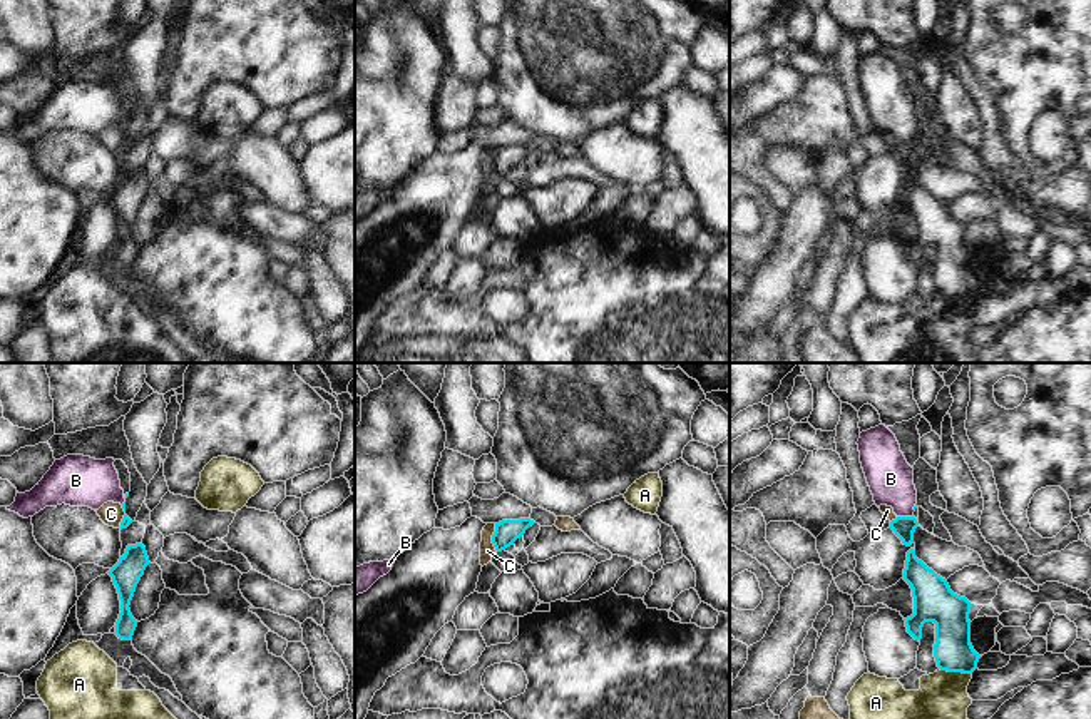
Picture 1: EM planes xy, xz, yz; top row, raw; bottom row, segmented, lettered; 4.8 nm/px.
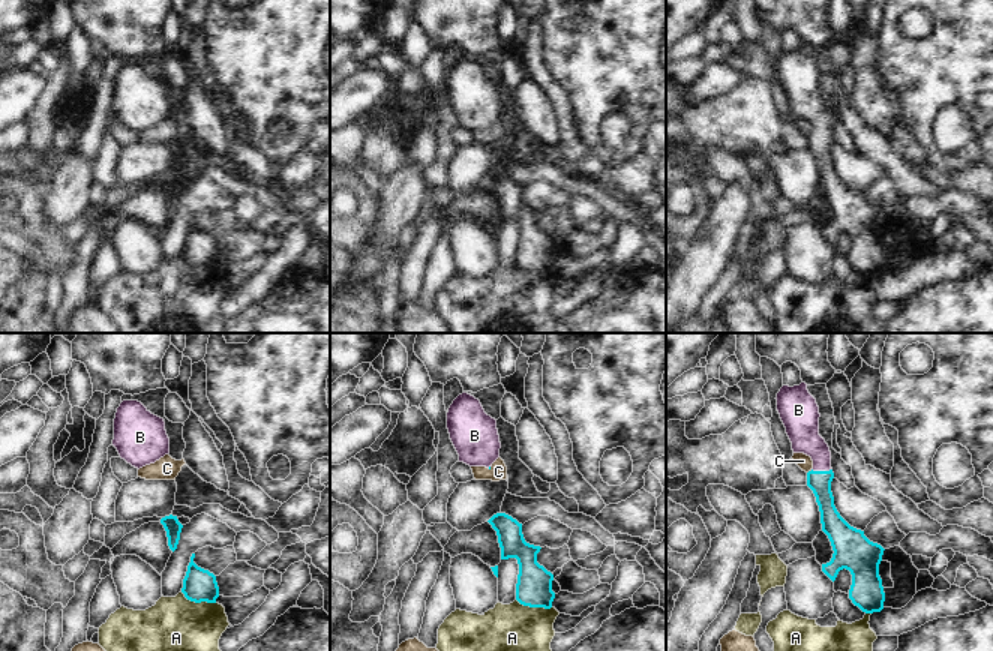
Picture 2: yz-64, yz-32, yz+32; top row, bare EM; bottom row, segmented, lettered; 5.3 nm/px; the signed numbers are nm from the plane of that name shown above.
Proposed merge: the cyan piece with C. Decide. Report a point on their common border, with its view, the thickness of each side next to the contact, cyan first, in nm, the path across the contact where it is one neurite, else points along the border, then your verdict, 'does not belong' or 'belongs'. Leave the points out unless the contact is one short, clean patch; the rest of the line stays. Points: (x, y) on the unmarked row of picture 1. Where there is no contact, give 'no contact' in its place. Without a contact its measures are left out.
contact xz (492, 163); calibres 110 and 80 nm; border xz (494, 149), (492, 171), (497, 176); does not belong

